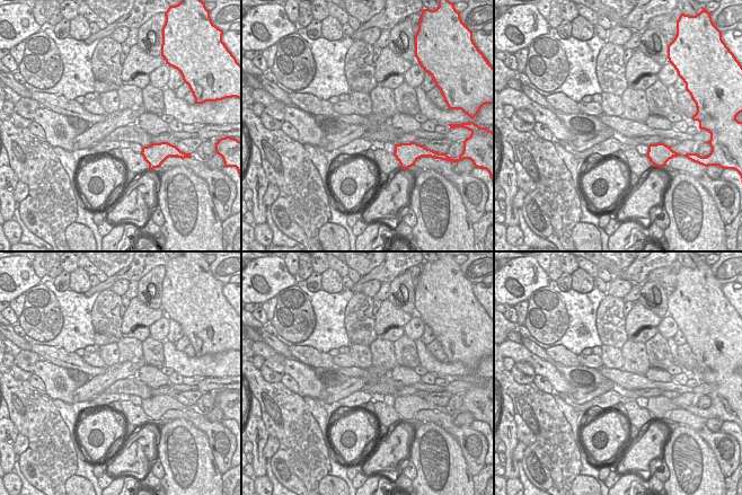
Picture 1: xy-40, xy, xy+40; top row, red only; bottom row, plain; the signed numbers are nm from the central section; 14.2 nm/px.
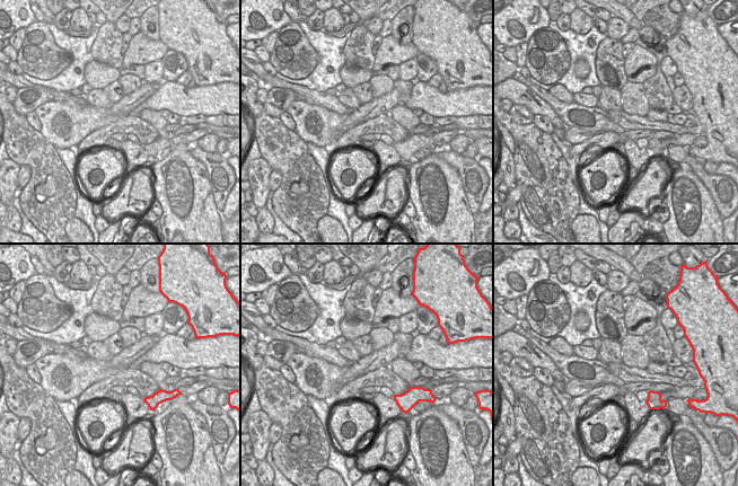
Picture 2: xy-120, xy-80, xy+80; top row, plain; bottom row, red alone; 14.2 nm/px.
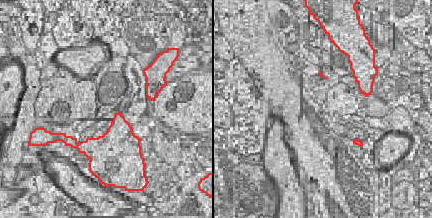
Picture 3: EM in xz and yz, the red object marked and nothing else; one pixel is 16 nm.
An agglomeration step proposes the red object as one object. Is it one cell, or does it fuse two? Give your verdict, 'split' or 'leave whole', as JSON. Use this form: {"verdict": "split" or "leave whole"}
{"verdict": "leave whole"}

